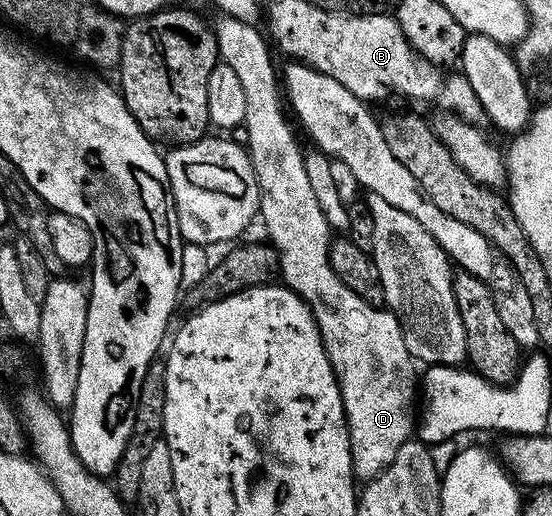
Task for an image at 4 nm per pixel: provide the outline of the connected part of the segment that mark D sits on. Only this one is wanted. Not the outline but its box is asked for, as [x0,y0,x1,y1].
[213,16,416,479]

